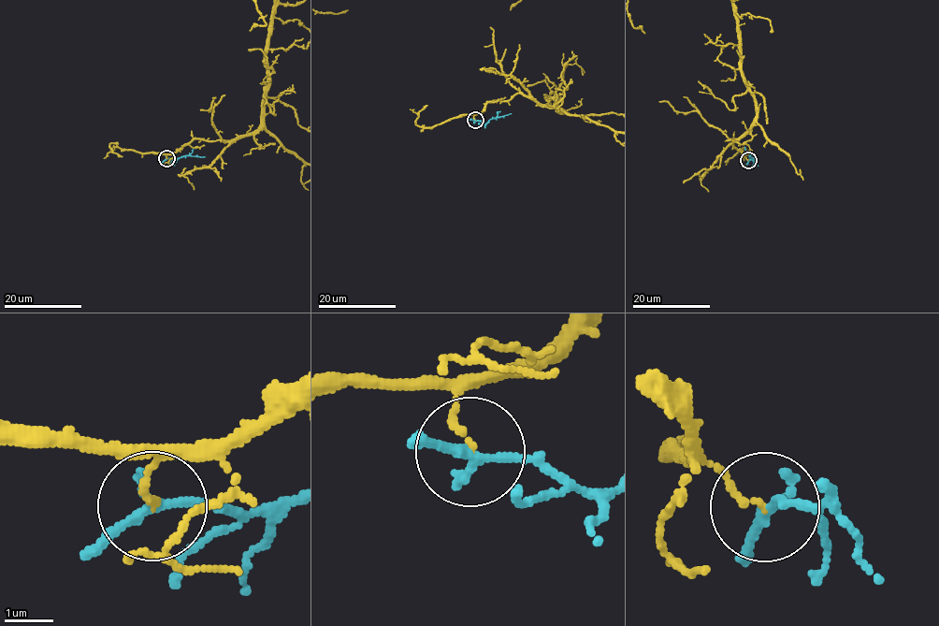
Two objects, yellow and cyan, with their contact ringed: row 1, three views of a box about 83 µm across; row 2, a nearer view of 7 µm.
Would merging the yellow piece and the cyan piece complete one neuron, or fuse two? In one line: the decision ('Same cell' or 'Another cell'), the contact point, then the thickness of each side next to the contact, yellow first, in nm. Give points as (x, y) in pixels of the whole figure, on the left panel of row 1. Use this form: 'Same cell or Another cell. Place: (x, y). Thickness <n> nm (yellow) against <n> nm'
Another cell. Place: (166, 158). Thickness 100 nm (yellow) against 200 nm

